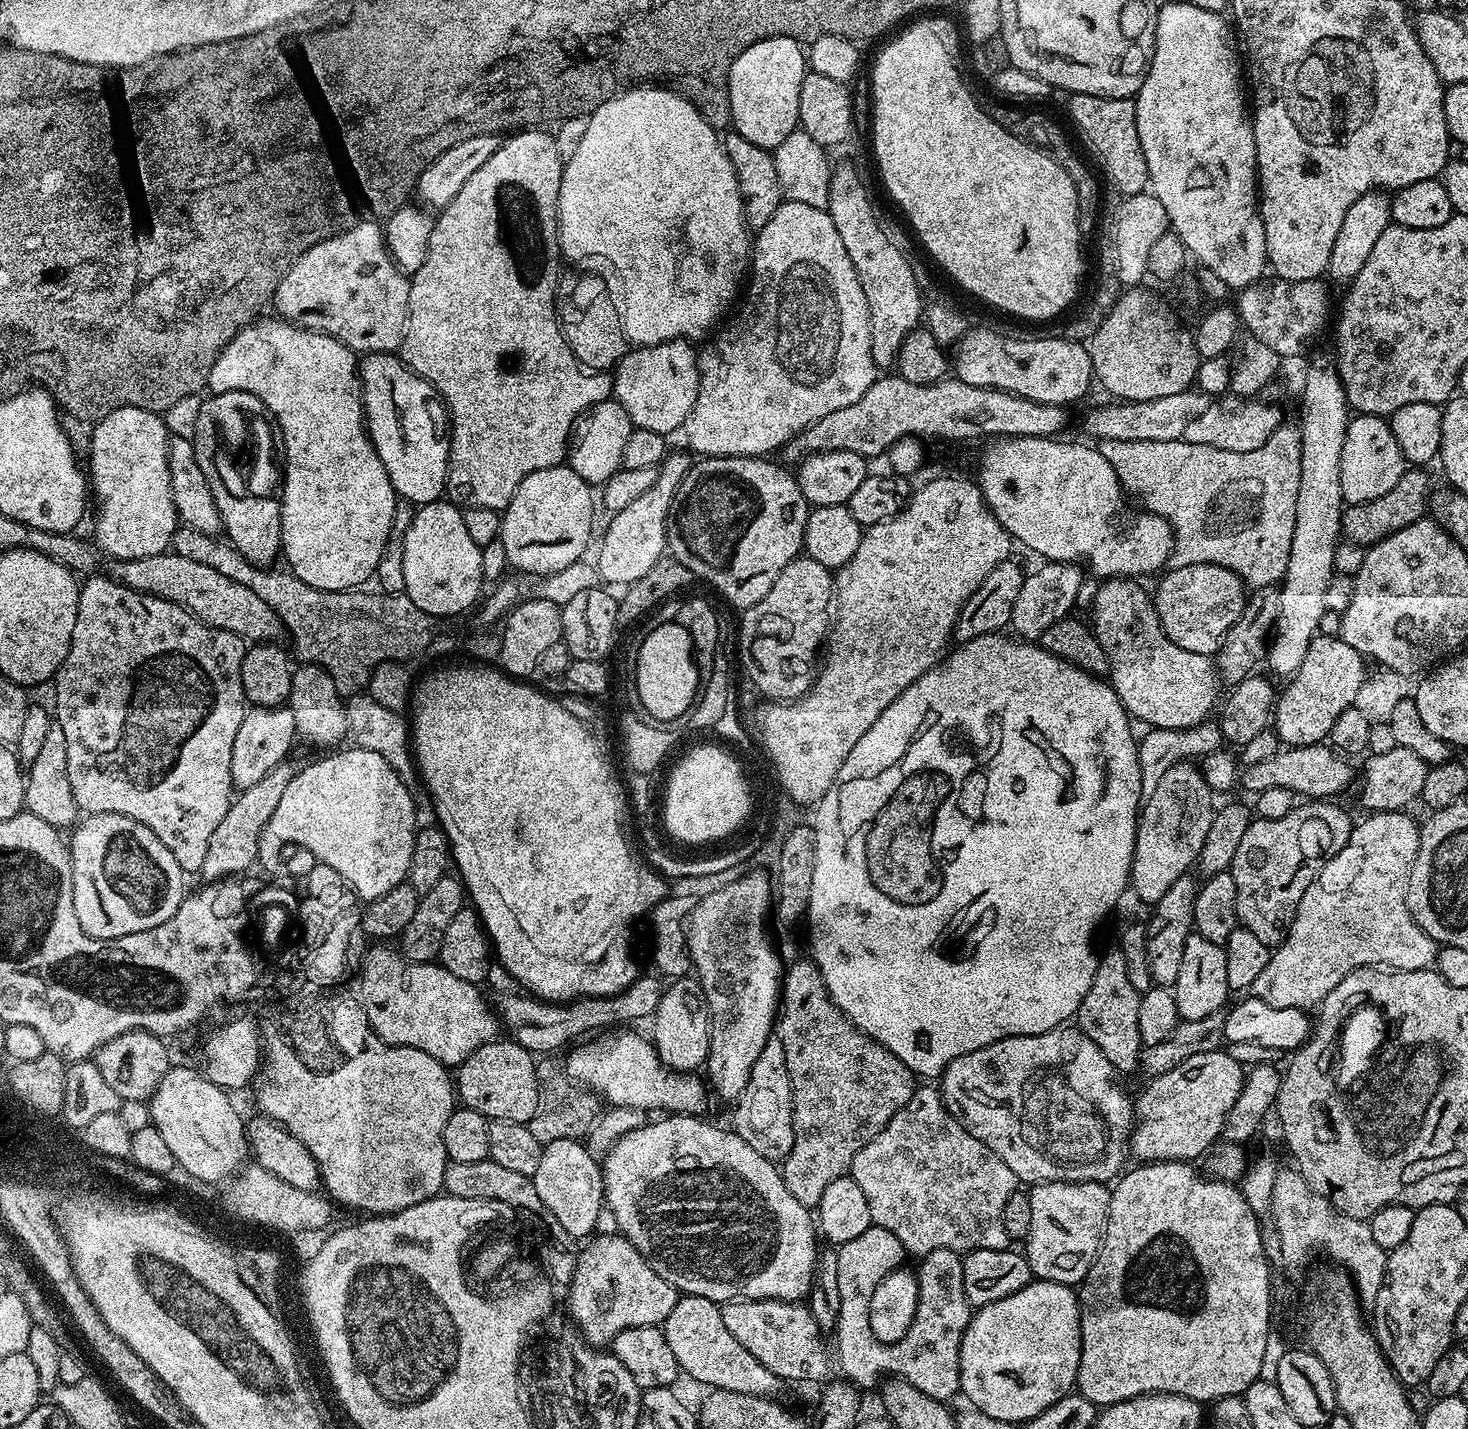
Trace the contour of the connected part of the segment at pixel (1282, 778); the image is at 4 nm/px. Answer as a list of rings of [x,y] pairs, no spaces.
[[[1327,743],[1311,744],[1301,748],[1281,747],[1270,758],[1257,764],[1247,765],[1240,780],[1244,788],[1251,794],[1259,794],[1266,790],[1285,788],[1296,793],[1300,798],[1336,798],[1352,784],[1352,768],[1341,753]]]

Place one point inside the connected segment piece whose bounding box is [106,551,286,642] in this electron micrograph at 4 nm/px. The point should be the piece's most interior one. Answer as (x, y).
(218, 601)

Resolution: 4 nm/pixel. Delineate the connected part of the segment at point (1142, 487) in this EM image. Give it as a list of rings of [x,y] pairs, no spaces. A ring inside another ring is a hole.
[[[1281,423],[1280,429],[1265,444],[1249,452],[1218,450],[1179,438],[1170,441],[1101,440],[1098,447],[1102,458],[1114,466],[1114,474],[1118,474],[1125,493],[1133,501],[1140,500],[1139,507],[1143,511],[1161,516],[1172,527],[1174,547],[1170,560],[1175,567],[1217,564],[1238,574],[1252,590],[1283,581],[1290,562],[1290,542],[1294,538],[1294,510],[1298,506],[1302,462],[1300,430],[1295,423]]]

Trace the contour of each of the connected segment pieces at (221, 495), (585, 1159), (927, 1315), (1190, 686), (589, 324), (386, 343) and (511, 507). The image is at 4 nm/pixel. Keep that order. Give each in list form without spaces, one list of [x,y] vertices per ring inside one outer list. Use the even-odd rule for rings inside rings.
[[[207,411],[198,414],[198,427],[192,435],[194,446],[194,458],[202,474],[206,474],[206,482],[214,494],[214,502],[218,506],[218,514],[222,525],[222,532],[230,541],[233,548],[236,548],[254,566],[268,566],[273,562],[275,556],[281,555],[280,535],[282,534],[282,514],[280,513],[279,499],[267,496],[245,496],[237,494],[233,489],[224,483],[221,465],[216,464],[216,444],[218,448],[218,424],[208,417]],[[217,436],[217,440],[216,440]]]
[[[580,1140],[550,1142],[544,1145],[542,1162],[538,1162],[538,1170],[532,1175],[542,1206],[558,1218],[566,1234],[577,1238],[588,1238],[596,1232],[596,1223],[605,1207],[602,1164],[591,1155],[595,1156]]]
[[[873,1226],[866,1234],[858,1234],[854,1242],[839,1245],[836,1257],[840,1313],[834,1337],[839,1375],[861,1390],[875,1389],[885,1377],[899,1378],[930,1398],[951,1401],[951,1396],[960,1392],[960,1343],[974,1311],[962,1286],[961,1253],[936,1248],[919,1261],[920,1269],[914,1272],[916,1302],[910,1328],[893,1344],[874,1338],[870,1330],[870,1306],[877,1299],[882,1278],[903,1265],[900,1263],[906,1259],[906,1253],[902,1242],[890,1230]]]
[[[1108,578],[1101,584],[1104,585],[1097,590],[1096,597],[1092,600],[1090,627],[1096,633],[1102,650],[1106,650],[1112,689],[1118,694],[1129,717],[1136,722],[1141,720],[1149,729],[1169,728],[1176,731],[1196,727],[1207,721],[1217,711],[1218,701],[1221,699],[1222,684],[1218,679],[1215,663],[1202,654],[1194,654],[1190,650],[1182,650],[1182,646],[1174,646],[1174,642],[1166,638],[1153,597],[1149,589],[1147,592],[1140,585],[1143,583],[1132,578]]]
[[[588,278],[582,284],[572,288],[572,304],[576,313],[572,316],[572,324],[563,325],[564,337],[572,353],[580,359],[581,364],[593,370],[612,370],[619,364],[630,345],[624,335],[621,313],[612,305],[608,297],[608,288],[596,278]]]
[[[361,219],[353,228],[347,228],[345,232],[308,248],[306,254],[298,257],[290,270],[277,281],[274,297],[274,304],[280,311],[277,313],[290,324],[342,341],[357,354],[395,353],[404,340],[404,331],[408,325],[410,280],[392,261],[392,255],[388,253],[385,229],[376,224],[379,223],[375,219]]]
[[[559,464],[546,470],[534,470],[514,490],[514,498],[500,517],[500,541],[506,546],[506,558],[513,569],[520,572],[533,572],[536,578],[552,575],[566,566],[577,563],[588,548],[592,536],[592,492],[593,489],[574,470]]]

